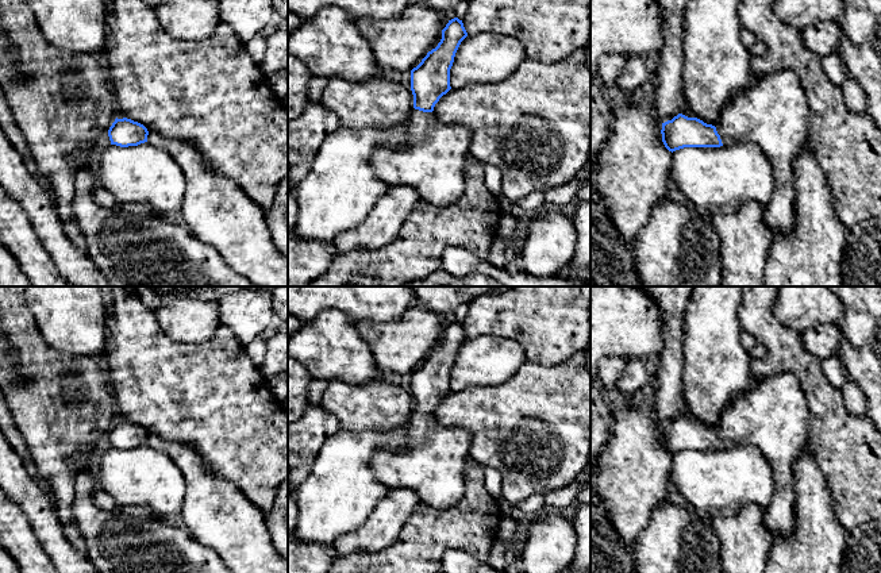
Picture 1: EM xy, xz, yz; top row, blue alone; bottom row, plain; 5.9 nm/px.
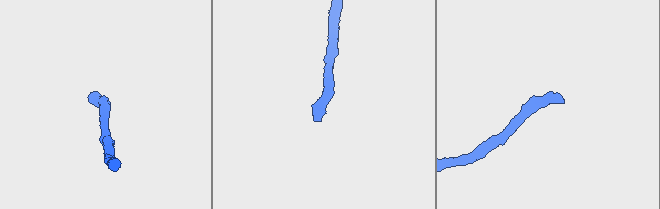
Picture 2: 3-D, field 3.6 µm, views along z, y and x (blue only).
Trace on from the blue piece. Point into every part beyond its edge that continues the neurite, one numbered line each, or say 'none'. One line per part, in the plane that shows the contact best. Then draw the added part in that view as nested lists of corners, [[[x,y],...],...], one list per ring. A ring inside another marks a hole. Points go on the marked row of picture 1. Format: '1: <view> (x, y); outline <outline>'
1: yz (772, 112); outline [[[792,70],[758,77],[728,101],[715,126],[723,146],[755,143],[772,164],[774,191],[763,207],[763,226],[773,236],[790,232],[797,222],[793,164],[808,136],[809,108]]]

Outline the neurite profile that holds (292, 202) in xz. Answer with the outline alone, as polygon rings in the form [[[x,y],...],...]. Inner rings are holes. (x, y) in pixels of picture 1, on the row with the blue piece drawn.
[[[288,189],[288,231],[296,224],[297,208],[296,193]]]

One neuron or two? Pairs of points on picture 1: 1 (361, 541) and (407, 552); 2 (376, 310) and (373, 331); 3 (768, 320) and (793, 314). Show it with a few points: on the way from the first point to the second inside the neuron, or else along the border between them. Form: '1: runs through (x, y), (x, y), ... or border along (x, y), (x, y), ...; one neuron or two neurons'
1: border along (406, 520), (388, 546), (356, 553); two neurons
2: border along (404, 311), (396, 320), (356, 323); two neurons
3: border along (773, 300), (773, 314), (799, 333); two neurons

